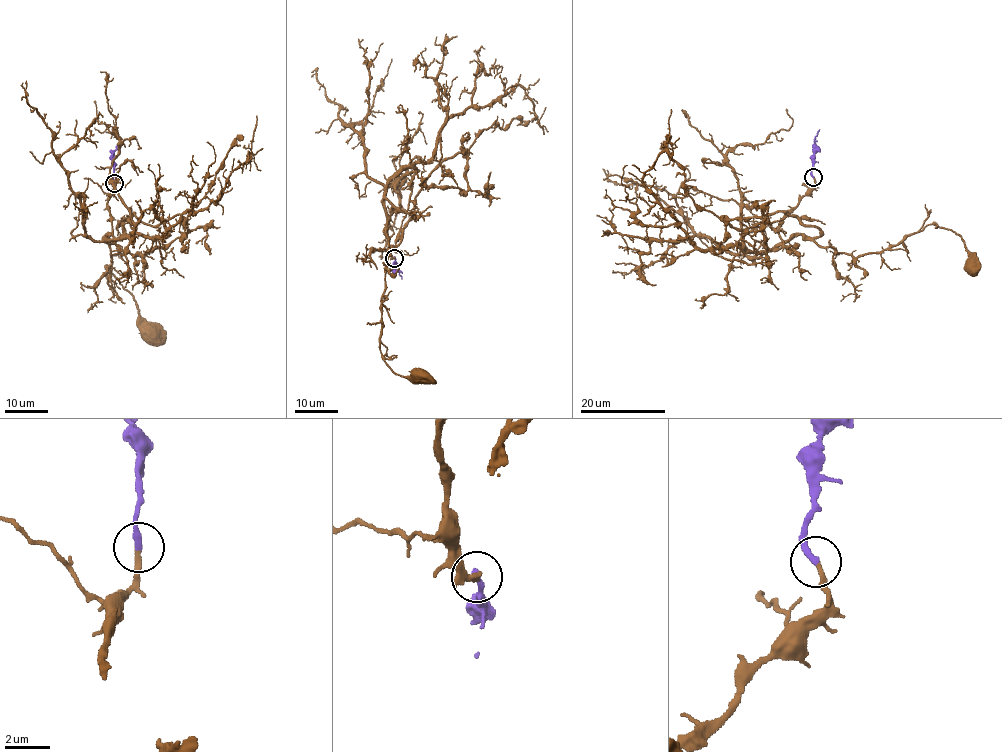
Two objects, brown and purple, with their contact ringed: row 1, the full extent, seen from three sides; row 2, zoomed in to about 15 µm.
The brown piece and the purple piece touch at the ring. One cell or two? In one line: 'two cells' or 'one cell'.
one cell

